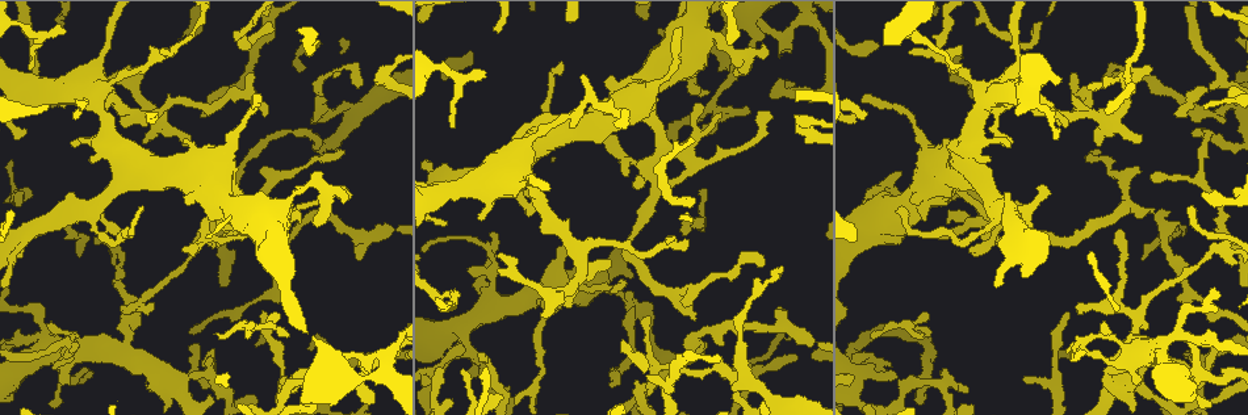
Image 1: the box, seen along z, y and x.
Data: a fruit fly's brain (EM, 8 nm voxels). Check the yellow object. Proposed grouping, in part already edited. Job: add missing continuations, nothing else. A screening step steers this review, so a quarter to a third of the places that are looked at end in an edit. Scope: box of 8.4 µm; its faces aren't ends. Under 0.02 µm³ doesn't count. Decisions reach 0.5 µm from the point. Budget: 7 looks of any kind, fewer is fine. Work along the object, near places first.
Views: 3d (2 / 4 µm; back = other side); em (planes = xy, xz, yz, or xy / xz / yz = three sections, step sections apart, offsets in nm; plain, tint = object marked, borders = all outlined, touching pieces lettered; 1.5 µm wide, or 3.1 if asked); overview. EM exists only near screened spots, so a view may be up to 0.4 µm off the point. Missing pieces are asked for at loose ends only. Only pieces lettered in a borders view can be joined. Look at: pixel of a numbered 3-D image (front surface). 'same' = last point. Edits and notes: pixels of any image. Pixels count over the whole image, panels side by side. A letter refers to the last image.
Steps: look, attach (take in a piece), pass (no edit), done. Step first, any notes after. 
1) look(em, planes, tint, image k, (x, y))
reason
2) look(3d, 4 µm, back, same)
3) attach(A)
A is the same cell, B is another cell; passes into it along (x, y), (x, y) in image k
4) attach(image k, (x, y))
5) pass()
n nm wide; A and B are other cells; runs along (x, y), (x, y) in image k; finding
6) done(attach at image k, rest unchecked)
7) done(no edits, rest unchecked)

look(em, xz, step 8, plain, image 1, (1100, 150))
thin end

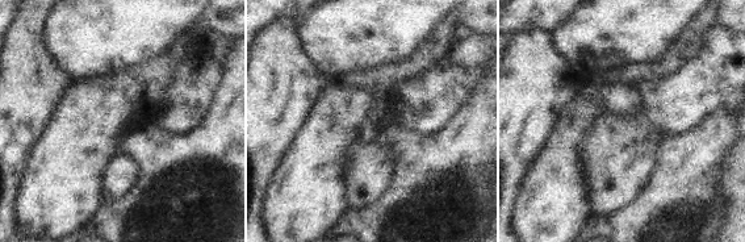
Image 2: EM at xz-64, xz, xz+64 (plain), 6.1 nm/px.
look(em, xz, step 8, tint, same)
where the object lies

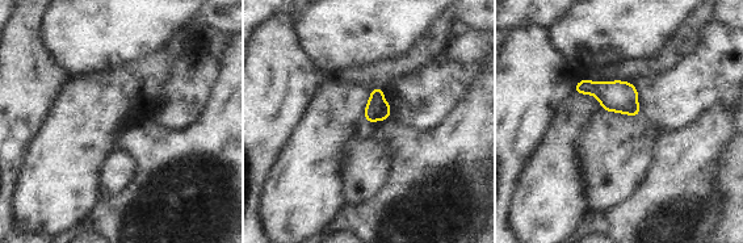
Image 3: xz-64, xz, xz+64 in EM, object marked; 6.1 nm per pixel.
look(em, xz, step 8, borders, same)
see the neighbours

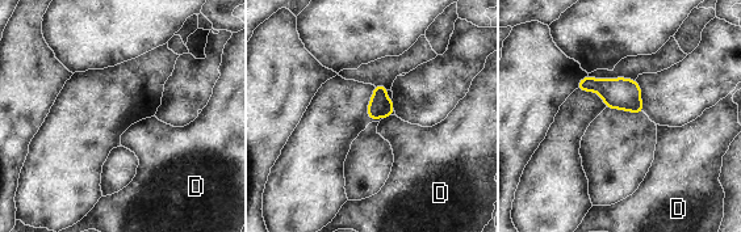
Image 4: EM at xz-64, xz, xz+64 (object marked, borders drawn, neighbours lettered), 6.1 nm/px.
pass()
140 nm wide; D is another cell; border along (390, 114), (384, 118) in image 4; none of them fits

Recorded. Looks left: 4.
look(em, planes, tint, image 1, (1153, 209))
free end

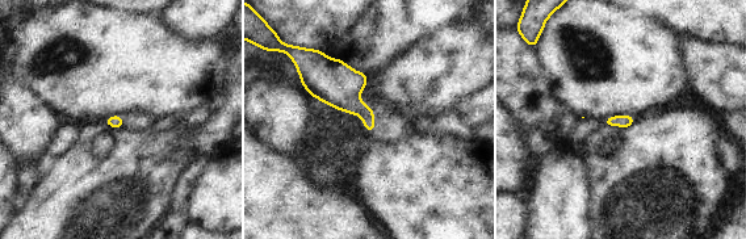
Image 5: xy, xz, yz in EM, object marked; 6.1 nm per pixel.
look(em, planes, borders, same)

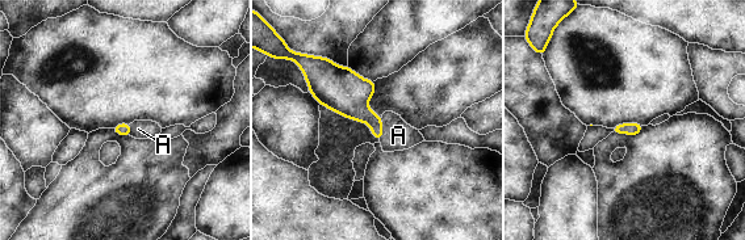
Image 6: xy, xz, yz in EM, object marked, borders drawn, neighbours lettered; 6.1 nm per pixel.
attach(A)
A is the same cell; passes into it along (351, 101), (381, 129), (398, 135) in image 6; it goes on there

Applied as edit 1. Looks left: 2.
done(attach at image 6, rest unchecked)

